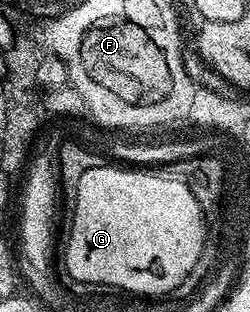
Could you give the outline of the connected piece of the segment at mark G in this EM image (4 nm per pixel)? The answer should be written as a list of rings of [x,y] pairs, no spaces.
[[[112,163],[104,166],[94,167],[86,171],[79,180],[78,186],[78,203],[74,207],[74,227],[70,231],[70,247],[64,249],[62,258],[63,263],[72,265],[72,273],[81,279],[92,279],[96,283],[98,280],[109,280],[116,285],[128,285],[132,287],[142,287],[146,289],[149,295],[155,293],[164,293],[160,295],[171,294],[173,290],[184,281],[189,280],[188,272],[195,270],[200,263],[201,258],[205,255],[206,242],[204,243],[204,217],[205,210],[200,208],[198,199],[192,194],[192,189],[184,181],[175,175],[163,177],[160,173],[143,173],[145,171],[140,167],[122,167],[124,169],[115,169]]]

